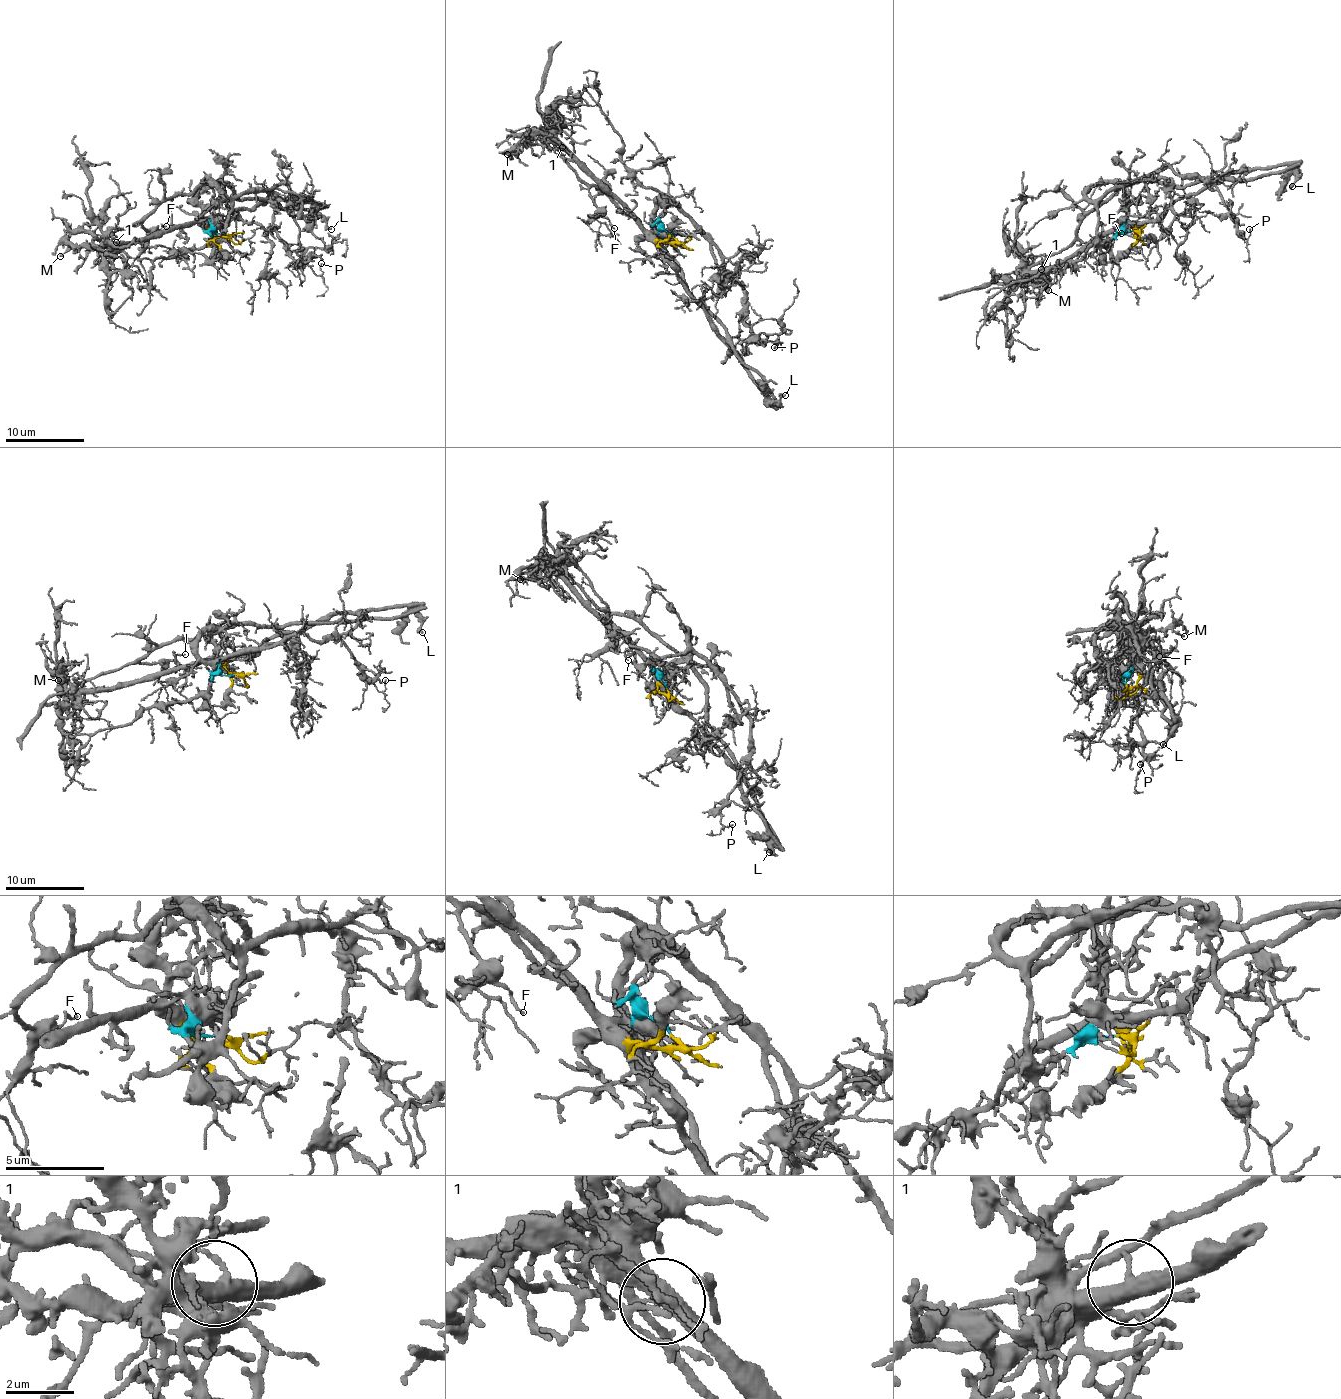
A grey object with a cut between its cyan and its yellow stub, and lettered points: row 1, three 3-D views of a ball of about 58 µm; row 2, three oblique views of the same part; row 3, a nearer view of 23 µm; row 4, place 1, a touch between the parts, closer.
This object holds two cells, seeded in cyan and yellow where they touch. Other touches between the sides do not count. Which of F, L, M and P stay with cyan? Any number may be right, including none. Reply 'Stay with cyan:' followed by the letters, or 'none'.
Stay with cyan: F, P

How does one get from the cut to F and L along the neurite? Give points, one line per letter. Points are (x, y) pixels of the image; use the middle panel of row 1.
F: (672, 236), (658, 220), (665, 205), (677, 205), (665, 197), (645, 231), (593, 186), (594, 204), (615, 229)
L: (672, 238), (672, 242), (658, 242), (662, 257), (698, 303), (710, 326), (773, 401), (785, 395)

